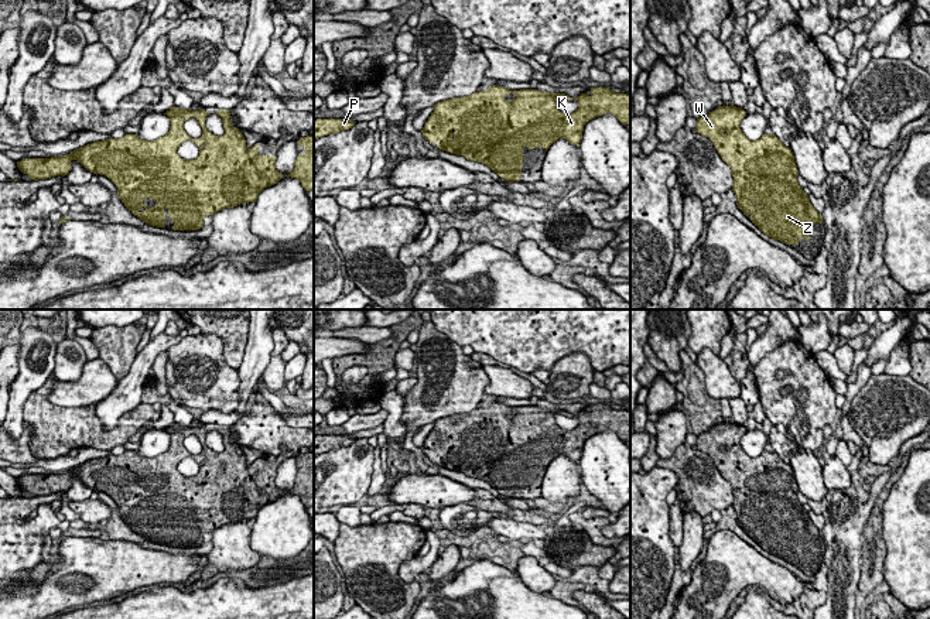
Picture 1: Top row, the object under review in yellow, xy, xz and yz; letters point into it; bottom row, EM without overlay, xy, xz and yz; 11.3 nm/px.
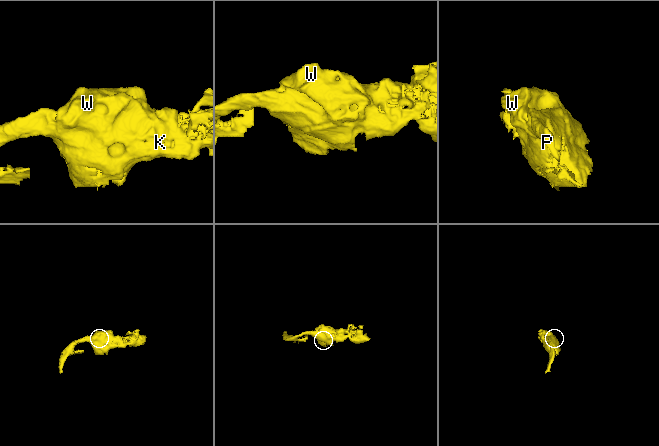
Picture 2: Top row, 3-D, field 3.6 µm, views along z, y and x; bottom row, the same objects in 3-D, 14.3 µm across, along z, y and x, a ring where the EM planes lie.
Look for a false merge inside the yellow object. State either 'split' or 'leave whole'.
leave whole

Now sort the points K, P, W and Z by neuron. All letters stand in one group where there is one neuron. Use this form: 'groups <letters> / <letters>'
groups K P W Z

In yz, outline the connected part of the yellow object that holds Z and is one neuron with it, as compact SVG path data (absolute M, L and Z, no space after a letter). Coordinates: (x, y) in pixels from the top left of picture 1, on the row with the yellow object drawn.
M718 106L710 114L697 119L695 130L714 143L722 161L732 168L732 191L743 215L772 240L799 244L800 239L810 239L814 223L824 223L821 213L814 209L808 195L797 182L799 170L791 148L775 134L763 134L759 140L751 141L739 126L745 116L742 107Z

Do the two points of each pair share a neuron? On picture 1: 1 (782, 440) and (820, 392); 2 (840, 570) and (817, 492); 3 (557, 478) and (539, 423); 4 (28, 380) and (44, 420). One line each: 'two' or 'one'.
1: one
2: two
3: two
4: two

